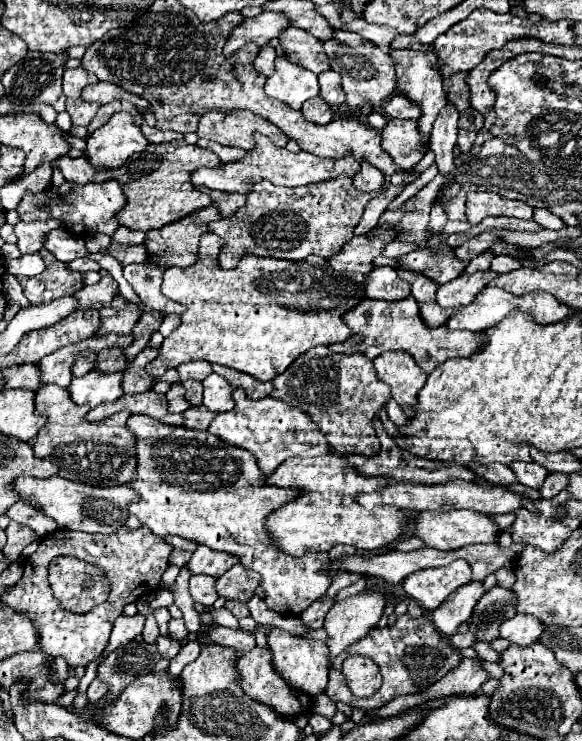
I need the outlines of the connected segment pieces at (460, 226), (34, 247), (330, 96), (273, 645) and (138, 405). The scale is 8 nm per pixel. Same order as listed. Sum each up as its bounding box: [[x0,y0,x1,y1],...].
[[444,221,472,237],[14,221,60,255],[318,71,344,105],[268,631,328,695],[86,389,184,425]]

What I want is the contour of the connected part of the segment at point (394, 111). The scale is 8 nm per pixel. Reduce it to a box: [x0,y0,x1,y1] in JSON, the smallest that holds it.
[380,95,420,119]

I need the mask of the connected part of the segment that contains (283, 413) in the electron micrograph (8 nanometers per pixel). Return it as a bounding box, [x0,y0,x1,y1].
[208,389,332,477]

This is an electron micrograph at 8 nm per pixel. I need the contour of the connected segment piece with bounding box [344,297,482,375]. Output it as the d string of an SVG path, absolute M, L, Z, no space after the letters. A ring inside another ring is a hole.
M408 297L400 301L384 301L384 299L362 299L352 311L346 315L346 325L352 329L352 337L346 339L348 351L358 351L368 359L376 359L386 351L408 351L416 365L428 375L440 363L450 357L466 357L472 355L480 347L480 337L470 331L446 331L446 327L428 329L420 321L418 303Z

